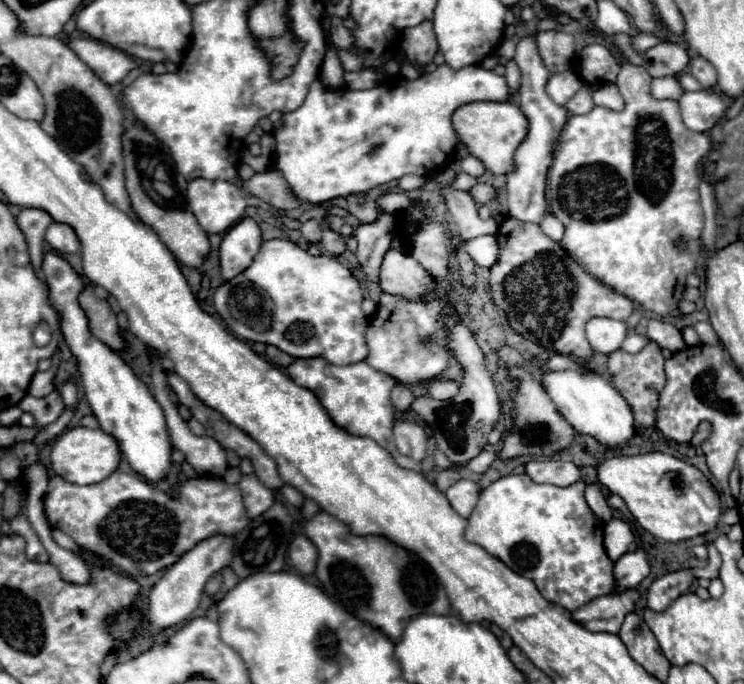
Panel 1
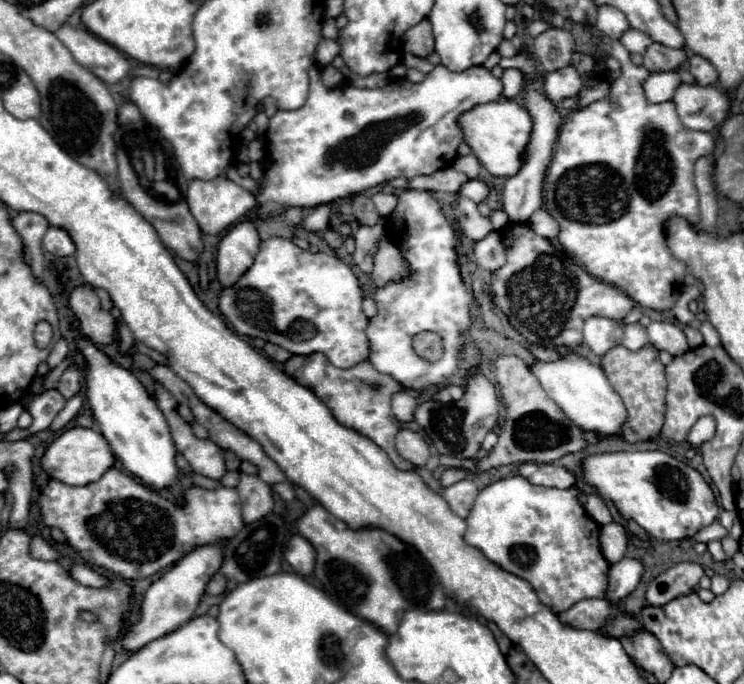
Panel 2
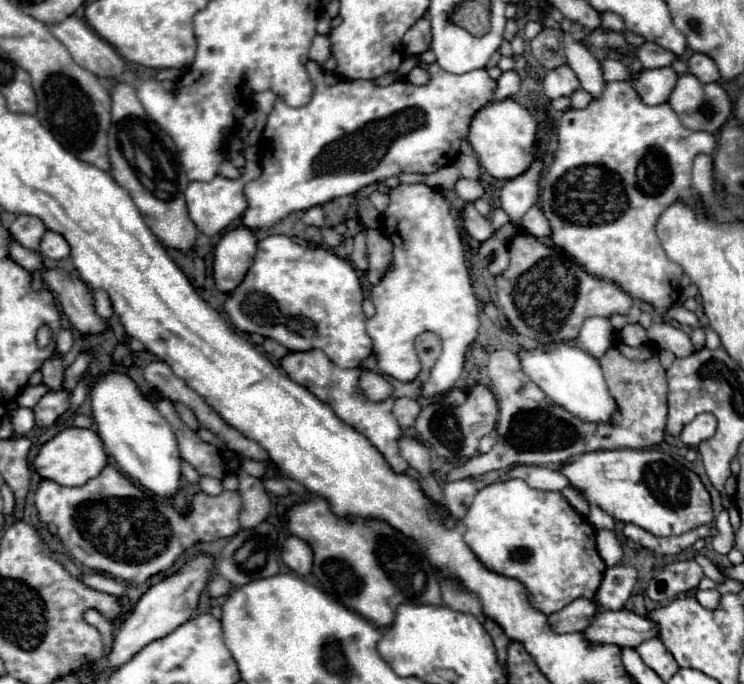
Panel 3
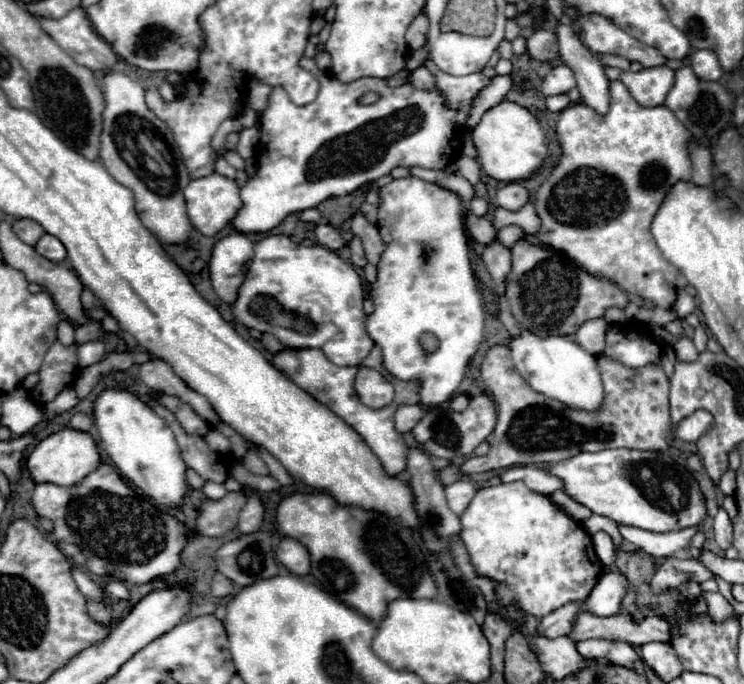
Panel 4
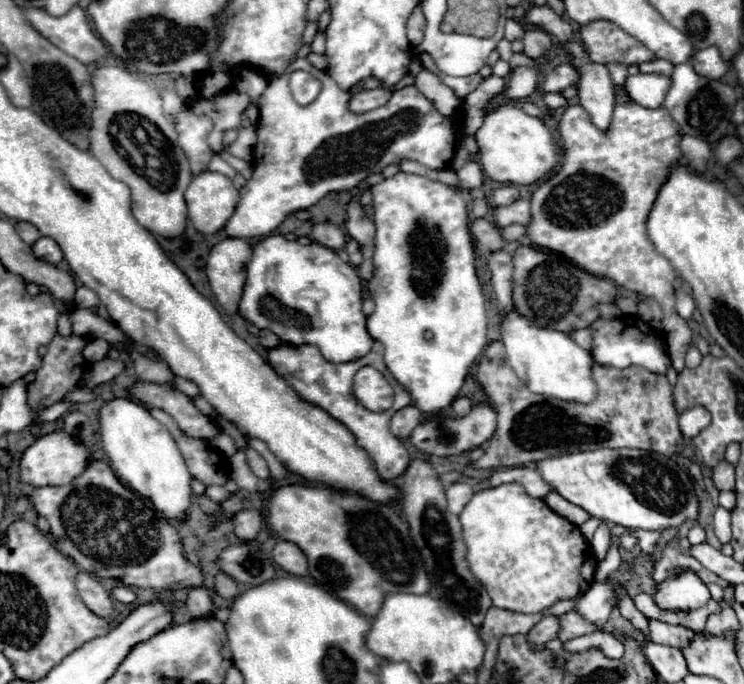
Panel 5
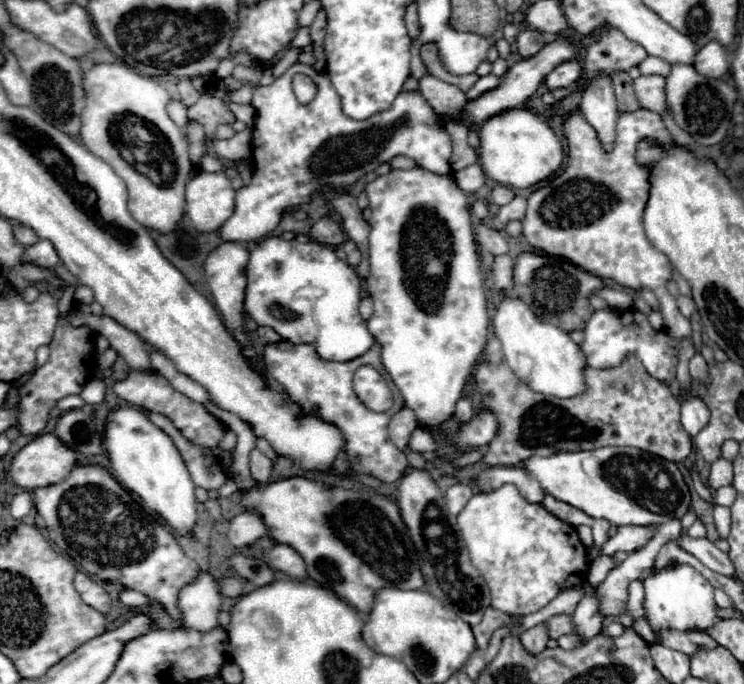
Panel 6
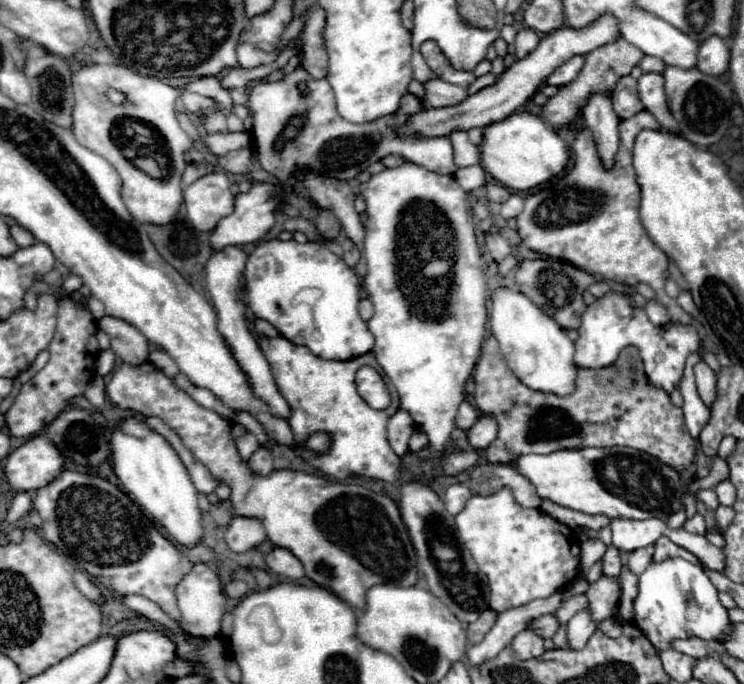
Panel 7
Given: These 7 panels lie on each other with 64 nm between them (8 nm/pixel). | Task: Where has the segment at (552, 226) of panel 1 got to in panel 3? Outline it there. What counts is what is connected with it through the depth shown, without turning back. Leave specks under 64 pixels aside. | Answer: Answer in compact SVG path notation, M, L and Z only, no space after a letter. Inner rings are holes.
M534 206L532 210L528 210L528 214L522 218L522 224L520 224L520 226L522 226L526 232L538 236L538 238L546 238L546 236L552 234L550 222L548 222L548 218L544 216L544 212L542 212L538 206Z

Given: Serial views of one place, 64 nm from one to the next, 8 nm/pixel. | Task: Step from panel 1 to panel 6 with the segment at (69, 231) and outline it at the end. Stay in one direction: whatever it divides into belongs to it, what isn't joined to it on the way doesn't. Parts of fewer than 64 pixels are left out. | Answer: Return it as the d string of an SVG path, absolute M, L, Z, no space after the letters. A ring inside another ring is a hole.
M38 240L36 244L32 244L26 250L24 258L28 262L34 262L34 264L42 266L42 268L54 268L58 264L58 260L60 260L58 252L56 252L56 248L54 248L54 244L50 240Z

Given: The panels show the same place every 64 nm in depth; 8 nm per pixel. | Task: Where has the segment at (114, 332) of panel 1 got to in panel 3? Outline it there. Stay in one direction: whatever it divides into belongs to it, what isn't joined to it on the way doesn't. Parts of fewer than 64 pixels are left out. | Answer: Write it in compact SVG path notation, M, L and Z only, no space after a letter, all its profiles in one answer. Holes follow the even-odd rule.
M42 270L42 278L58 294L64 314L80 334L102 334L108 328L110 322L96 314L92 292L82 280L70 278L62 270Z

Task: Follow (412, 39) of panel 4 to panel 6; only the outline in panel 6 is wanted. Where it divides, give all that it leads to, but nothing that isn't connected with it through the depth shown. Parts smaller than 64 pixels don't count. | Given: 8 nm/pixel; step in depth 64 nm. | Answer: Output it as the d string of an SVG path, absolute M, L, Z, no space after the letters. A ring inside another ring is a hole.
M410 4L410 6L408 6L404 20L406 20L408 36L410 36L410 38L418 38L418 34L420 34L420 24L418 24L418 10L416 10L416 4Z

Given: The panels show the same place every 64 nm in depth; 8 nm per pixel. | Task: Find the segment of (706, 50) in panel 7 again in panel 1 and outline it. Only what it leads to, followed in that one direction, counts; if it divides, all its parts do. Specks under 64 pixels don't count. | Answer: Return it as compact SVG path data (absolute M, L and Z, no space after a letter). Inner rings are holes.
M700 56L692 58L690 74L702 84L702 88L714 88L716 86L716 70L710 66L710 62L706 62Z

